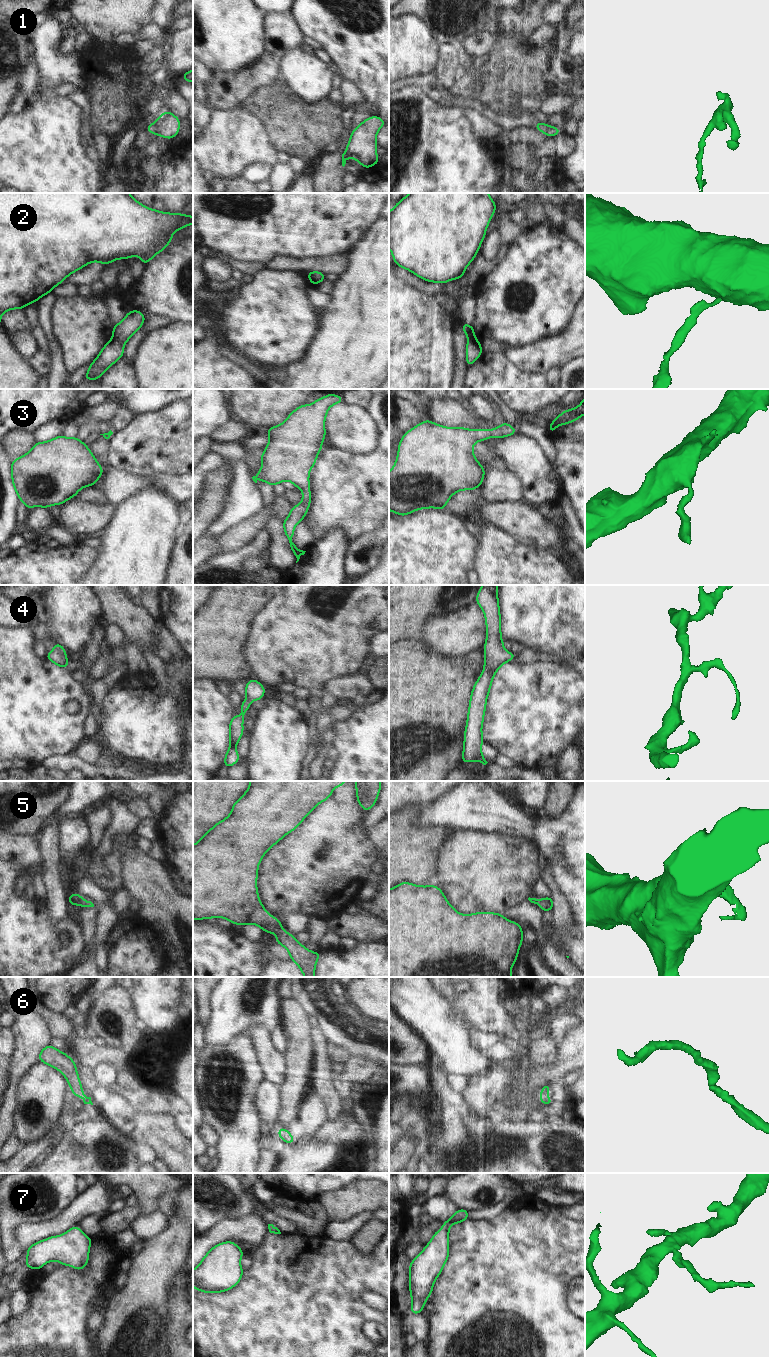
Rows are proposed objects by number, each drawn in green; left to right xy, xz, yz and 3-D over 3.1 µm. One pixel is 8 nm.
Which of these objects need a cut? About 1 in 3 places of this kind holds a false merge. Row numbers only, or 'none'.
2

